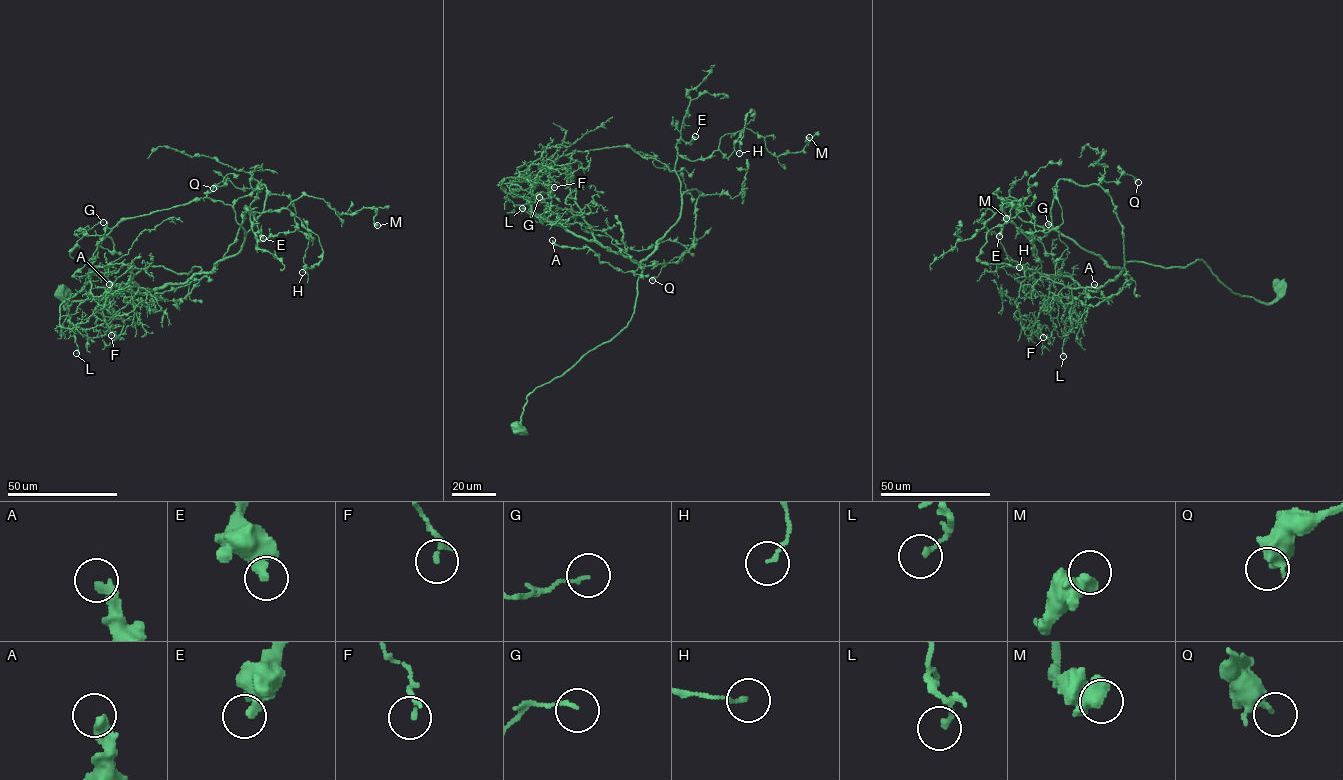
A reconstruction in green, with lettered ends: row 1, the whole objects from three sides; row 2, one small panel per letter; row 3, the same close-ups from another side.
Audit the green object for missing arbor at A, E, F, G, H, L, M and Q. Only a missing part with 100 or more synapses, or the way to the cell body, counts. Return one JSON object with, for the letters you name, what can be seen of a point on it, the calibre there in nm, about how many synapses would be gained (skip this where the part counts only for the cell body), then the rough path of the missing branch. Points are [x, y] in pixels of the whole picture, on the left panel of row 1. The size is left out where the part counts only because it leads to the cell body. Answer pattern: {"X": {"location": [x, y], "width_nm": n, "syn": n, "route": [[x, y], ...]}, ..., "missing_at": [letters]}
{"missing_at": []}

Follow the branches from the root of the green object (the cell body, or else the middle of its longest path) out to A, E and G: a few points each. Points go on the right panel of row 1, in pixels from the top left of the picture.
A: (1279, 289), (1110, 267), (1054, 226), (1060, 179), (1122, 229), (1131, 283), (1094, 284)
E: (1279, 289), (1269, 303), (1234, 293), (1202, 260), (1110, 267), (1005, 203), (999, 236)
G: (1279, 289), (1269, 303), (1234, 293), (1202, 260), (1110, 267), (1002, 200), (1026, 238), (1048, 224)

